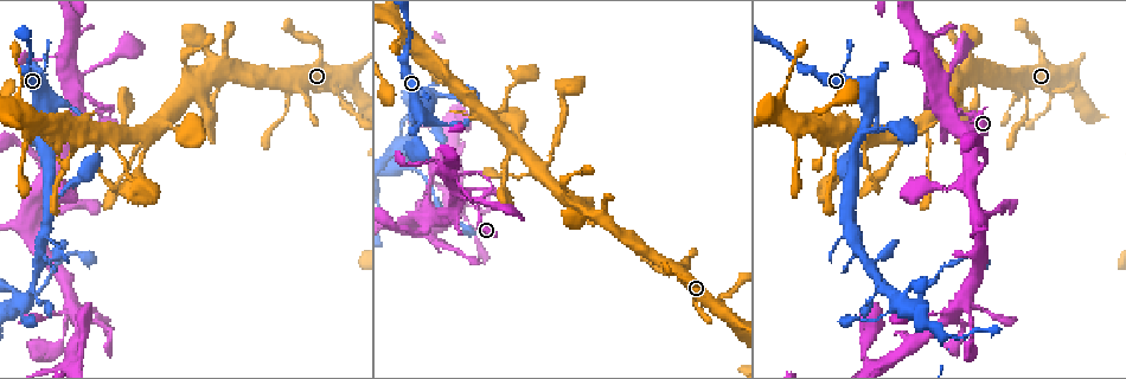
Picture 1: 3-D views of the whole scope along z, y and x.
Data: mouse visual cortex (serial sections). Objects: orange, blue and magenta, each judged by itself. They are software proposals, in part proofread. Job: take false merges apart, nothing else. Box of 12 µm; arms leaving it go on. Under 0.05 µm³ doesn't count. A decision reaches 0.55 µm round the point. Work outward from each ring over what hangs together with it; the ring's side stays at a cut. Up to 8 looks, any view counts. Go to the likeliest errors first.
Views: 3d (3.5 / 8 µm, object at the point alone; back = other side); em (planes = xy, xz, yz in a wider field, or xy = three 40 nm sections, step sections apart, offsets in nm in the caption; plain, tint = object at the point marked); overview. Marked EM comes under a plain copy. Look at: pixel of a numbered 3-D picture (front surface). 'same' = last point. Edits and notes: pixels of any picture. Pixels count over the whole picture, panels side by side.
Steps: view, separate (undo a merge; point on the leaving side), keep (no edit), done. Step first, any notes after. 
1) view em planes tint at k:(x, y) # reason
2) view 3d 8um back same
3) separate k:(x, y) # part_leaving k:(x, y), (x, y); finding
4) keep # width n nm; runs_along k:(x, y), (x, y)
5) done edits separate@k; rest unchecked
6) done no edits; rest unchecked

view 3d 3.5um at 1:(476, 172) # thin neck

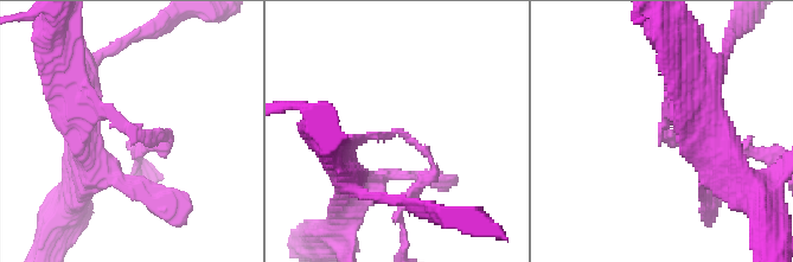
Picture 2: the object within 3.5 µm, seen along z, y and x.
view em xy step 2 tint at 2:(131, 130) # arm_widths 150, 200 nm; shape alone is not enough

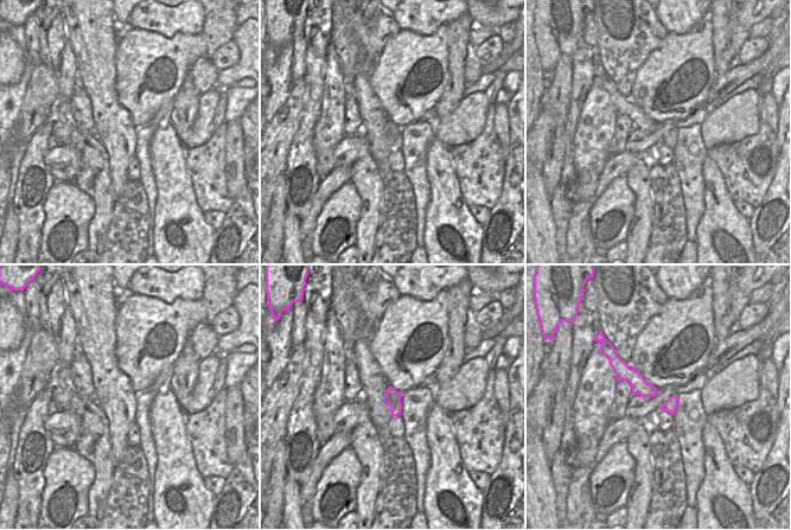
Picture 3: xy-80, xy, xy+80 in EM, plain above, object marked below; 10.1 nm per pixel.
view em planes tint same

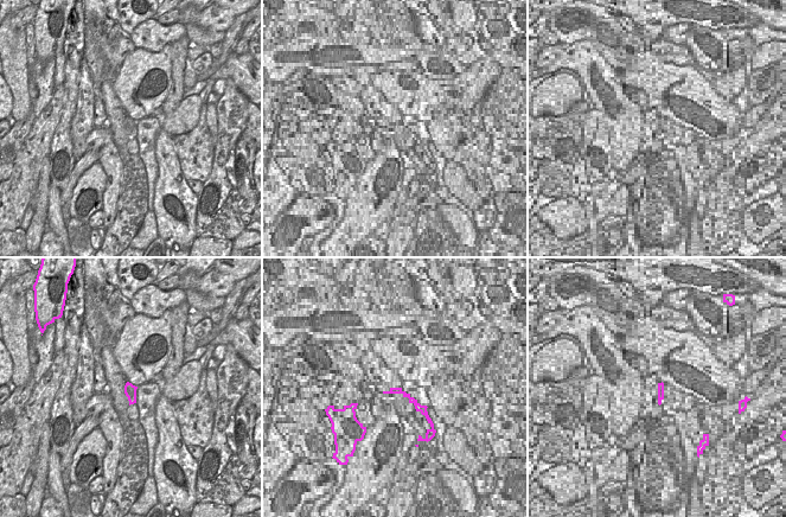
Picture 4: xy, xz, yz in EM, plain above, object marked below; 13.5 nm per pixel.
keep # width 160 nm; runs_along 2:(149, 142), (74, 103); one cell here

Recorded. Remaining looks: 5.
view 3d 8um at 1:(161, 120) # four-way junction

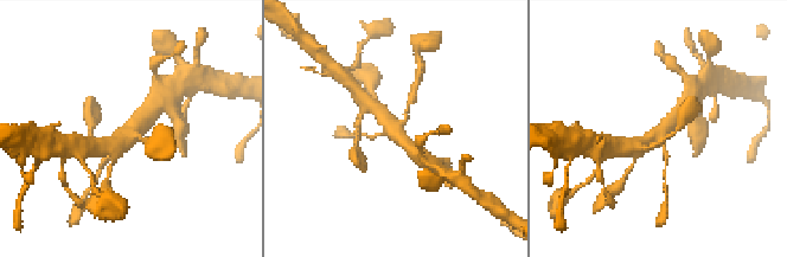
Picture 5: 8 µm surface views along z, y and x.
view 3d 3.5um at 5:(128, 133)

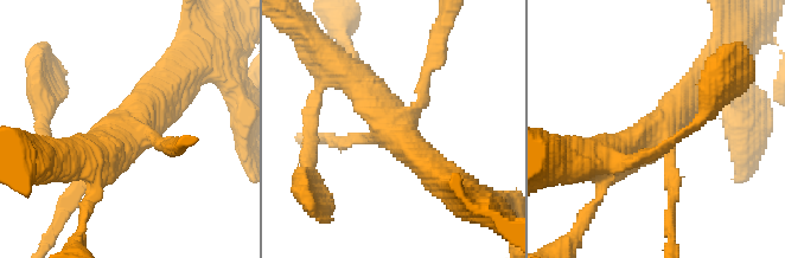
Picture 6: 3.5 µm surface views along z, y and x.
view em xy step 5 tint at 6:(392, 126) # arms 4; arm_widths 150, 150, 450, 450 nm

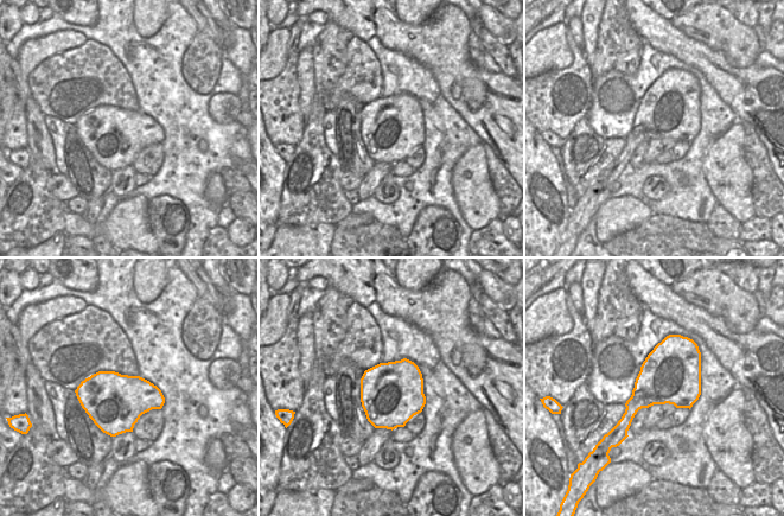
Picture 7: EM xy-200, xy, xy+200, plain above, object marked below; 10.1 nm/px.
keep # runs_along 6:(441, 176), (346, 73); all the same cell

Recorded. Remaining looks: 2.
view 3d 3.5um at 1:(968, 180)

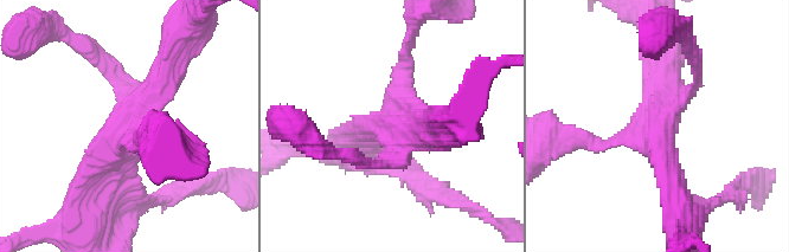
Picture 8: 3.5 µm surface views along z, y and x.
view em xy step 2 tint at 8:(396, 128)

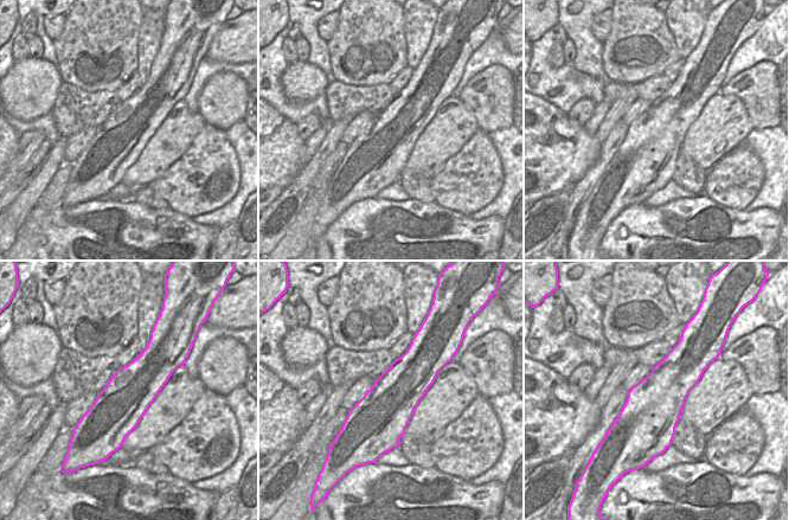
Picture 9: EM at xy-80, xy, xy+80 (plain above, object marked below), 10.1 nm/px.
keep # arm_widths 150, 150, 350, 450 nm; runs_along 8:(175, 56), (84, 187); all the same cell

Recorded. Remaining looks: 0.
done no edits; rest unchecked

